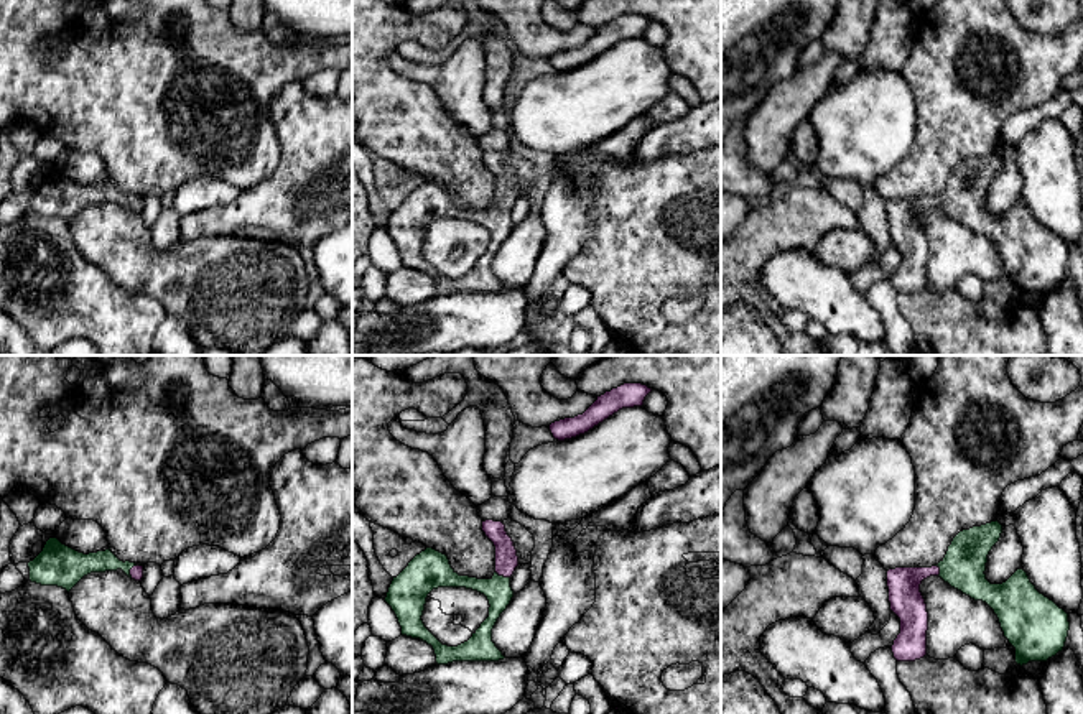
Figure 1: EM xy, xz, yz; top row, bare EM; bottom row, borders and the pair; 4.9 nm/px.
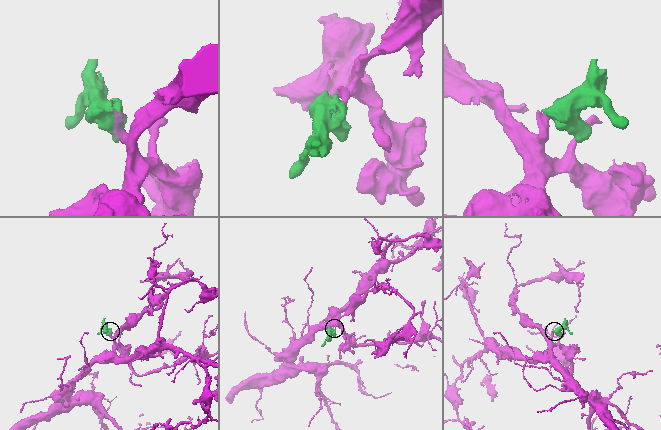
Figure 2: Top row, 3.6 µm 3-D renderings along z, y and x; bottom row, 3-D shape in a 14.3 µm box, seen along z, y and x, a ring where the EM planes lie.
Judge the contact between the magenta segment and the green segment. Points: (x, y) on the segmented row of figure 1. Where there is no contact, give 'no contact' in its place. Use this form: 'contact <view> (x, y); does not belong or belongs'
contact xy (130, 570); belongs

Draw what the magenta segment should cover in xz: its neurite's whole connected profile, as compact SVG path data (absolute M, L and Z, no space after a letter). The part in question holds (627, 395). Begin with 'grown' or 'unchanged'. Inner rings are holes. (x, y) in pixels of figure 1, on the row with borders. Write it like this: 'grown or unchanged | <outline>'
unchanged | M624 383L597 396L597 400L583 415L551 423L550 431L558 441L576 438L622 408L642 406L650 392L652 388L642 383Z

